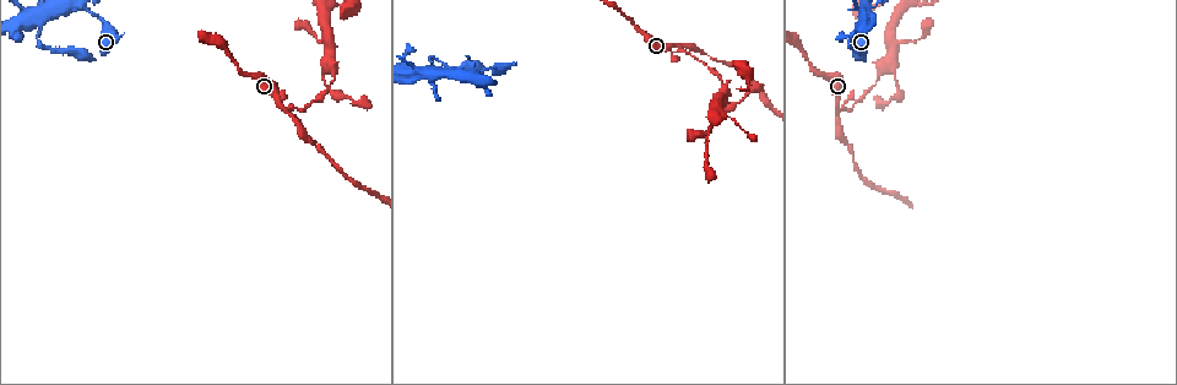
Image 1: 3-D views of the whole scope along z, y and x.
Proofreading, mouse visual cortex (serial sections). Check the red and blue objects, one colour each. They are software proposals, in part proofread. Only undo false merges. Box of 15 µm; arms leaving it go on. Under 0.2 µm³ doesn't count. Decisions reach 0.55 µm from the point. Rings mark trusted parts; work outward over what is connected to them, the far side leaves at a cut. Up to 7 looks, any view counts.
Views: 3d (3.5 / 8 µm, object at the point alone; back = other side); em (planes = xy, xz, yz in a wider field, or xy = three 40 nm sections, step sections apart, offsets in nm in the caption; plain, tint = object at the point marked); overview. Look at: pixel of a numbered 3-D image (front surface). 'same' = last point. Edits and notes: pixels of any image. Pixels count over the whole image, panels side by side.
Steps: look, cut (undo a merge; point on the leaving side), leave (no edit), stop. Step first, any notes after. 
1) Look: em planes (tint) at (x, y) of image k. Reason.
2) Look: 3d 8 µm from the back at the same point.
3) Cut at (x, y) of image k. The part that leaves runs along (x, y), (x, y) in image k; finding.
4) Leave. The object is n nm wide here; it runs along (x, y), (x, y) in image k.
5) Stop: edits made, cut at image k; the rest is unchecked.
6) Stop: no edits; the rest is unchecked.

Look: em xy step 1 (tint) at (288, 111) of image 1. Two arms in line, one across.

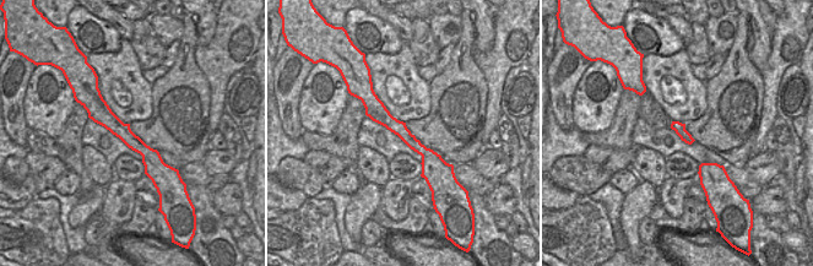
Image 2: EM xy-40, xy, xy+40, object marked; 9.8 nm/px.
Look: 3d 3.5 µm from the back at the same point. Wider look.

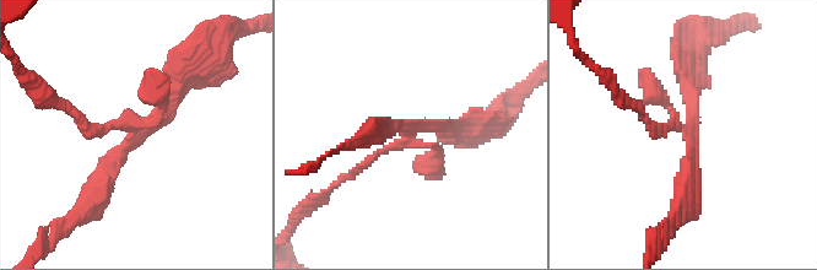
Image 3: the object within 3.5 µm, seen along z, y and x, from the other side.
Cut at (425, 169) of image 3. The part that leaves runs along (409, 136), (378, 152), (314, 203) in image 3; a second cell is stuck on.

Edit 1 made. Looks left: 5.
Look: 3d 8 µm at (846, 145) of image 1. Sudden change in width.

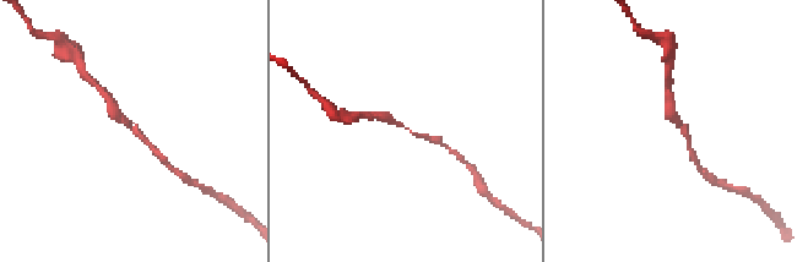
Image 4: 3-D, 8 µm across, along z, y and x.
Look: 3d 3.5 µm at (680, 130) of image 4. Closer look.

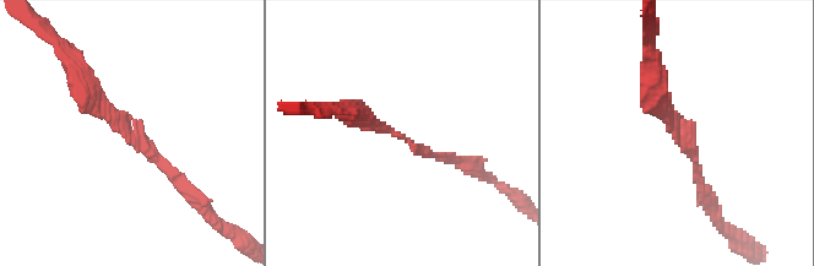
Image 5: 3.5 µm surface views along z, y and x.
Leave. It runs along (77, 76), (96, 102), (183, 189) in image 5; continuous, no second cell.

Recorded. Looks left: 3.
Look: 3d 3.5 µm at (43, 15) of image 1. Thin arm on a thick one.

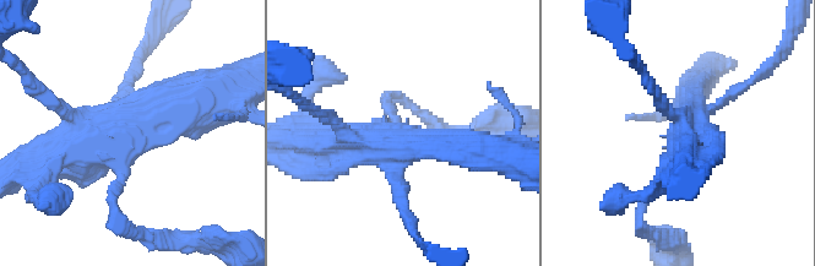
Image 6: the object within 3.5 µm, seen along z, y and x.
Look: em xy step 2 (tint) at (393, 139) of image 6. Need the tissue.

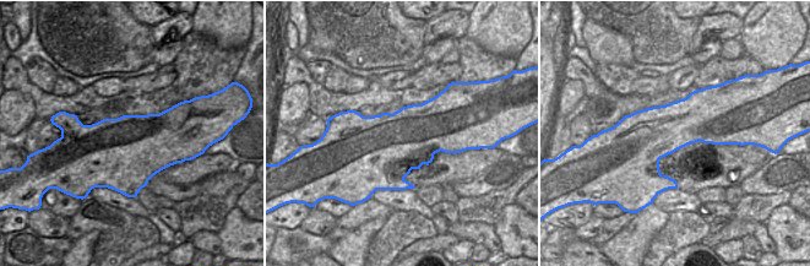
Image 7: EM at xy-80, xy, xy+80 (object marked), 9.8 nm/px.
Leave. The object is 700 nm wide here; it runs along (195, 101), (153, 104), (48, 161) in image 6; all the same cell.

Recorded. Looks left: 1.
Stop: edits made, cut at image 3; the rest is unchecked.

